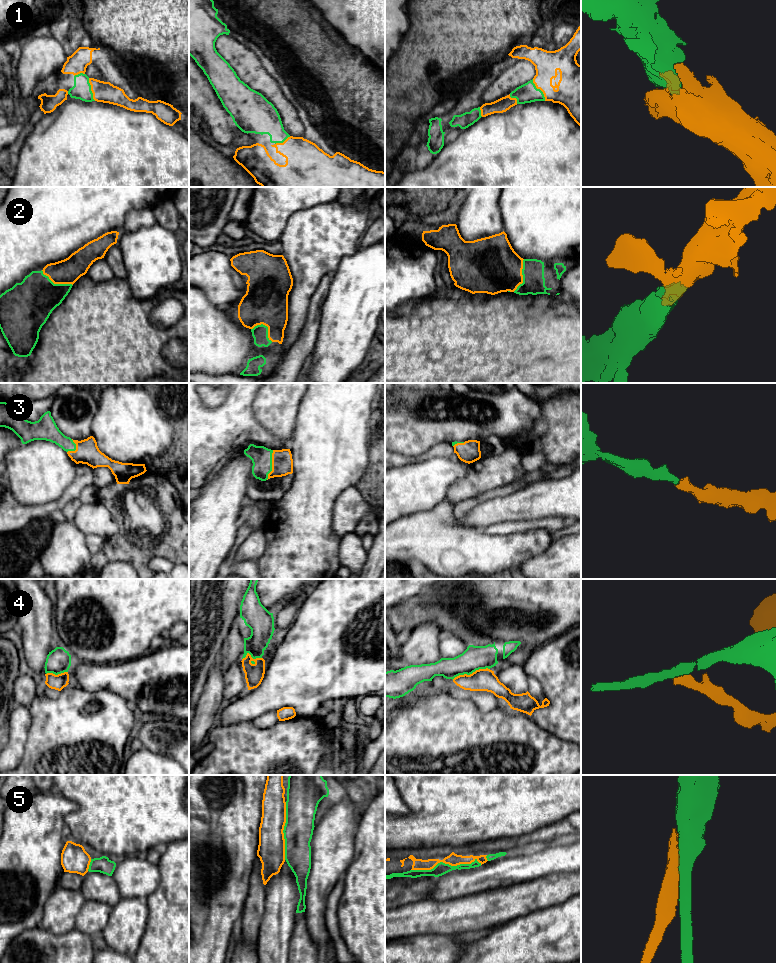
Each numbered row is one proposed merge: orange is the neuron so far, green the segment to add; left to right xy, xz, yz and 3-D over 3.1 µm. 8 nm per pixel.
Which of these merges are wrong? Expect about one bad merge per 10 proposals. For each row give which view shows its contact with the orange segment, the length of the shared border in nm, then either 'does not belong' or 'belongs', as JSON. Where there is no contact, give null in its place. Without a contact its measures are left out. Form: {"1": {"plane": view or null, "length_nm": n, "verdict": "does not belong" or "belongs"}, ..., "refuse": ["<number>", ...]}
{"1": {"plane": "yz", "length_nm": 200, "verdict": "belongs"}, "2": {"plane": "xy", "length_nm": 280, "verdict": "belongs"}, "3": {"plane": "xz", "length_nm": 240, "verdict": "belongs"}, "4": {"plane": "yz", "length_nm": 320, "verdict": "does not belong"}, "5": {"plane": "yz", "length_nm": 550, "verdict": "does not belong"}, "refuse": ["4", "5"]}

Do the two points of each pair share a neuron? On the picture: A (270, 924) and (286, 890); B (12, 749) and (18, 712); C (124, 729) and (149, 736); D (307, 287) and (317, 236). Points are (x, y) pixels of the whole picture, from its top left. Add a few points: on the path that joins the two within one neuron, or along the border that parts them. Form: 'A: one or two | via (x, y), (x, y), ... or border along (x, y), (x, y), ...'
A: one | via (277, 916), (282, 898)
B: one | via (17, 740), (18, 721)
C: two | border along (137, 726), (133, 734)
D: one | via (307, 274), (311, 249)

